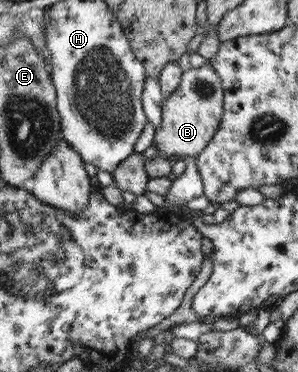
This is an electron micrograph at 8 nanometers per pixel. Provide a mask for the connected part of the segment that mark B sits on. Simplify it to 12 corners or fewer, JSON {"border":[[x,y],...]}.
{"border":[[184,71],[153,145],[197,158],[221,124],[220,77]]}

